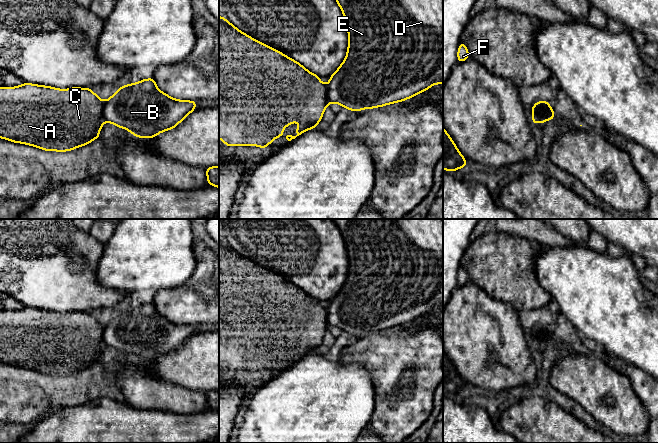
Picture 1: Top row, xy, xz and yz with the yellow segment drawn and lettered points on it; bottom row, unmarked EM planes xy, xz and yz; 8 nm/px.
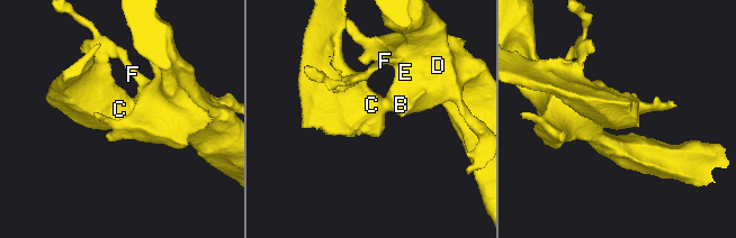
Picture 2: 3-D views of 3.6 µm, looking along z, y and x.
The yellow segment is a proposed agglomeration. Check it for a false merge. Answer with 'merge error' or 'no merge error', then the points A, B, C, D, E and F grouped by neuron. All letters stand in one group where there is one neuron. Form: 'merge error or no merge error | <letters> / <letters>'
merge error | A C / B D E F

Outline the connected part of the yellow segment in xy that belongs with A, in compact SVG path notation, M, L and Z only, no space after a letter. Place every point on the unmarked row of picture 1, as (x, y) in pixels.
M24 307L17 311L0 311L0 362L23 367L45 375L71 375L98 363L104 347L102 336L104 325L90 312L54 311Z

